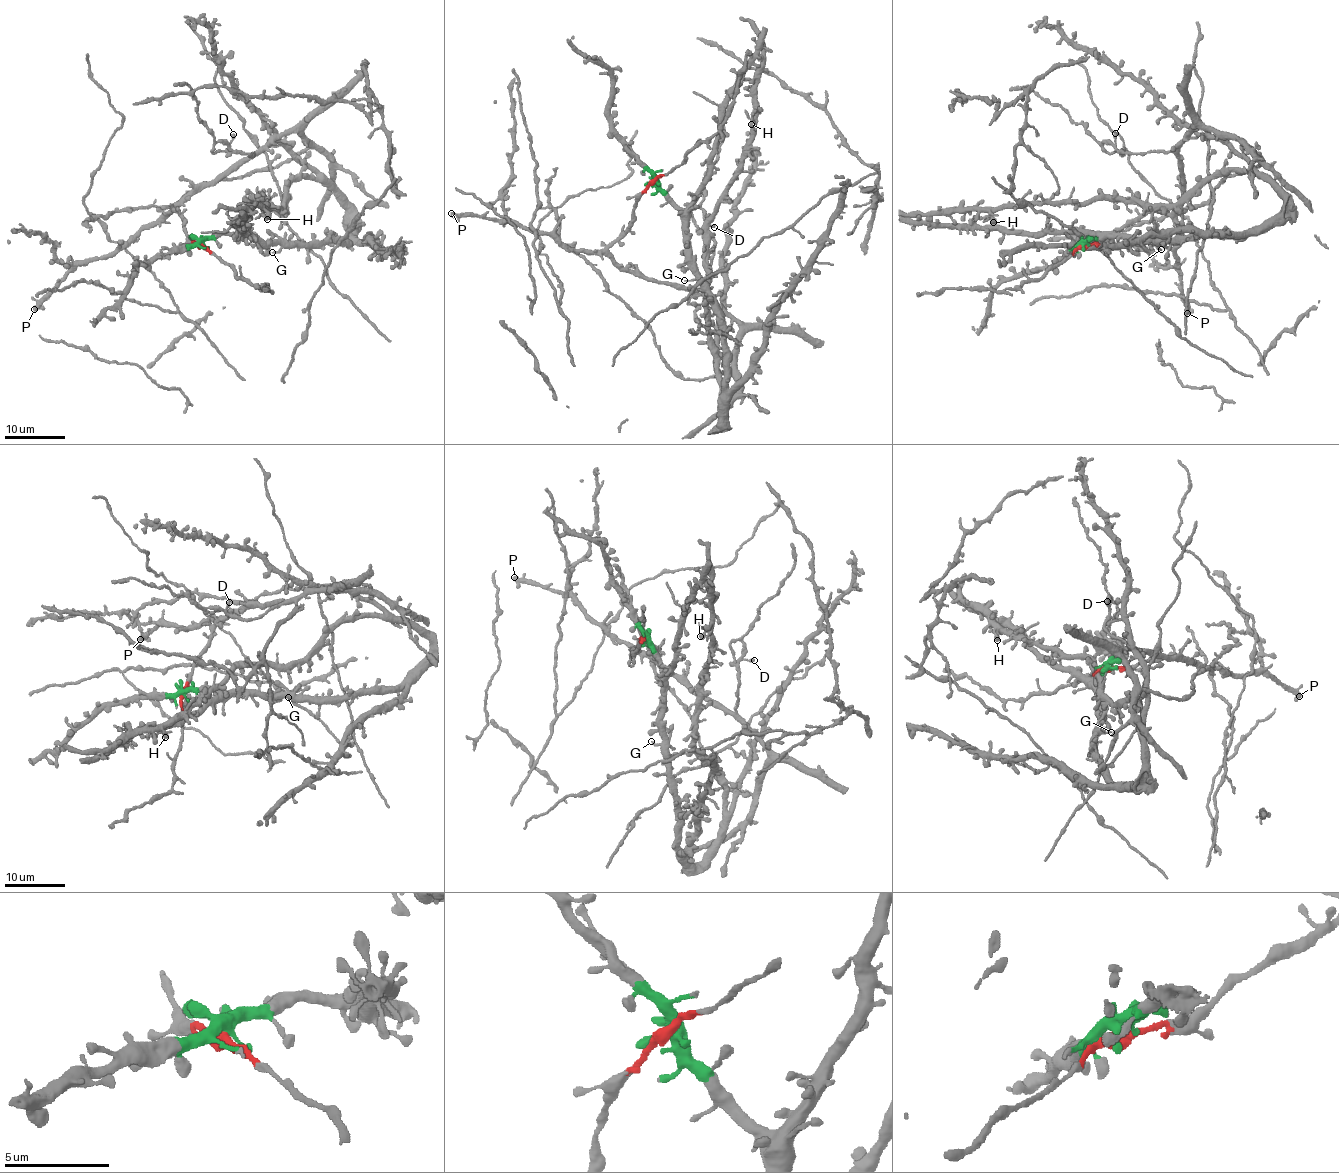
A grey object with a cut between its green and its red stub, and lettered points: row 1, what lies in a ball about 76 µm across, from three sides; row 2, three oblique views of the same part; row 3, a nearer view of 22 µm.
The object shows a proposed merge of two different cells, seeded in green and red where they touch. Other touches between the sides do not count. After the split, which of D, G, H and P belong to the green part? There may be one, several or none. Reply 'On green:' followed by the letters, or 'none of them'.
On green: G, H

